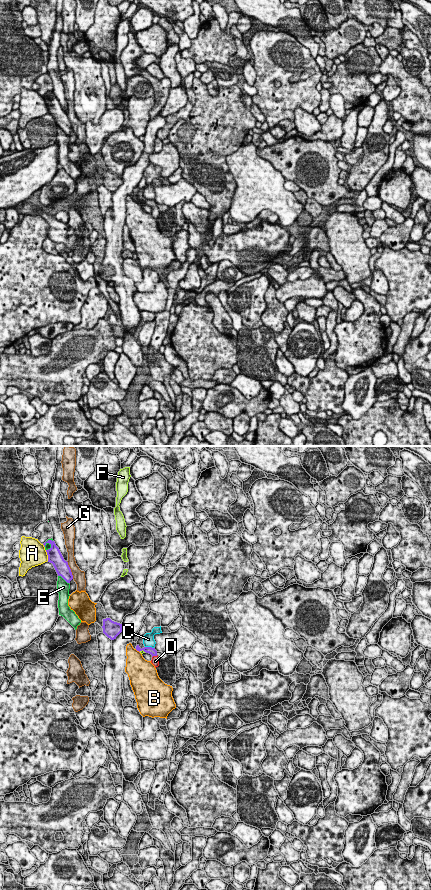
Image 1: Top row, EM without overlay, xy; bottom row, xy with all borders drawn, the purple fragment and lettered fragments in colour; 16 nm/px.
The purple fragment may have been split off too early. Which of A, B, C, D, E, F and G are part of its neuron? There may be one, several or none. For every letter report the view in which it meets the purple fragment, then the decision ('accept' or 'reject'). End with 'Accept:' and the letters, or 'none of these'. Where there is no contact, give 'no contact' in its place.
A: xy | reject
B: xy | reject
C: xy | reject
D: xy | accept
E: xy | reject
F: xy | reject
G: xy | reject
Accept: D

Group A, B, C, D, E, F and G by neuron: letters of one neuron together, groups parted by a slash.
A / B / C / D / E / F / G

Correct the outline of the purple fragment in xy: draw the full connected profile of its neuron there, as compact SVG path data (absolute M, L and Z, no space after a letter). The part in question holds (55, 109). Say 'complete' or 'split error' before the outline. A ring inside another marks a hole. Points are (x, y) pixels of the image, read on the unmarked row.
complete; M48 92L43 97L49 95L51 100L46 102L48 107L48 114L52 115L58 128L61 128L67 135L73 131L71 121L68 117L68 114L64 112L59 100L56 98L55 94Z

